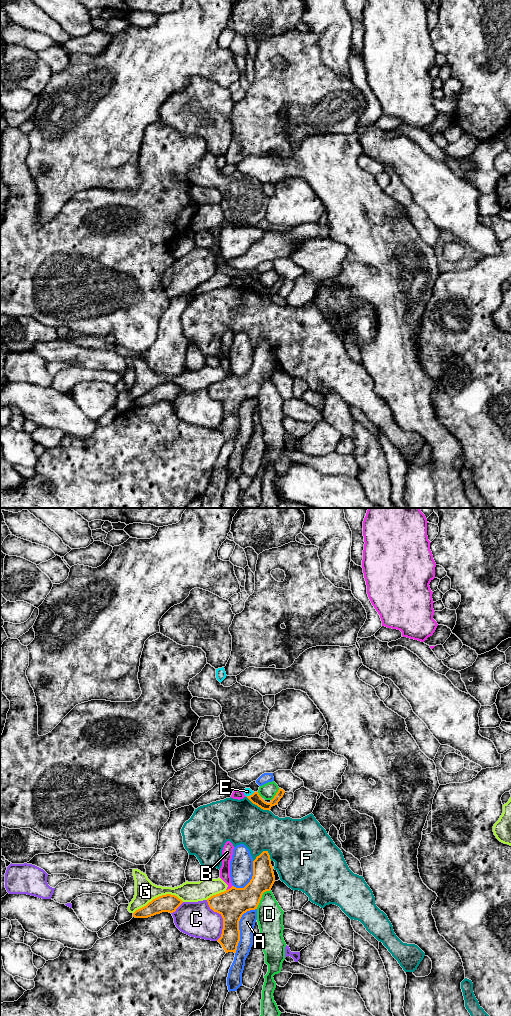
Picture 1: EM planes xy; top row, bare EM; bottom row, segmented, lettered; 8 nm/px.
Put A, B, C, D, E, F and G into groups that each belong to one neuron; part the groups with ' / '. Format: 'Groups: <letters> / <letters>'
Groups: A / B / C / D / E / F / G

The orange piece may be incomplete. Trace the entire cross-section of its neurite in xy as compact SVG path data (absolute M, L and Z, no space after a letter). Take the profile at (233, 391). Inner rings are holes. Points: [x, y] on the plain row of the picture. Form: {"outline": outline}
{"outline": "M268 339L253 349L253 364L244 376L230 377L207 387L210 397L223 406L221 425L217 428L226 441L236 441L240 429L239 409L244 401L257 397L262 383L270 379L275 370Z"}

